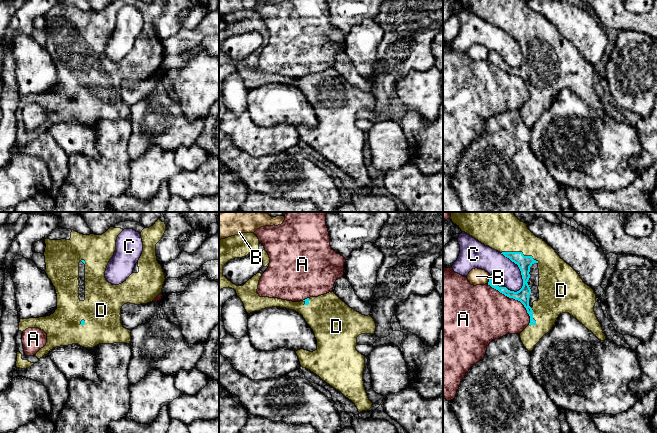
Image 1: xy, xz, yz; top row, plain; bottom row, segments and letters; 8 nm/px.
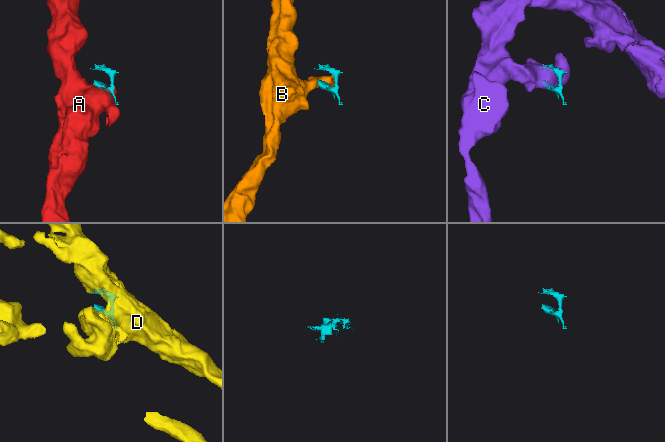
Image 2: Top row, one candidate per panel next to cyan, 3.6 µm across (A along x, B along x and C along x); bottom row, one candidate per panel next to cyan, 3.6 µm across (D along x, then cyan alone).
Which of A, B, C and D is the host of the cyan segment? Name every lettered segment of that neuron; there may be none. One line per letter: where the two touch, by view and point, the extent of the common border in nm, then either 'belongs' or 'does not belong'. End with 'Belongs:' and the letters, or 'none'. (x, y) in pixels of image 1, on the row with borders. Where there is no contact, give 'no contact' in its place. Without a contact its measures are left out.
A: yz (515, 299) | 480 nm | does not belong
B: yz (489, 281) | 50 nm | does not belong
C: yz (520, 270) | 340 nm | does not belong
D: yz (520, 252) | 320 nm | belongs
Belongs: D

